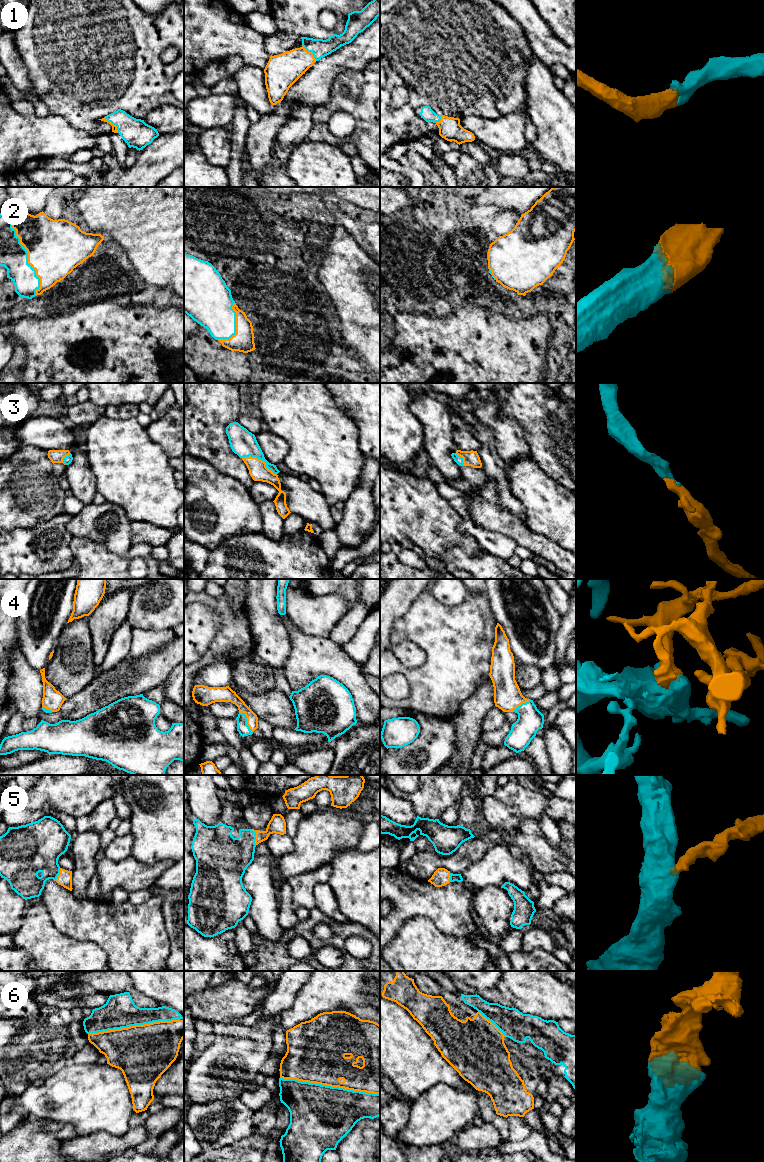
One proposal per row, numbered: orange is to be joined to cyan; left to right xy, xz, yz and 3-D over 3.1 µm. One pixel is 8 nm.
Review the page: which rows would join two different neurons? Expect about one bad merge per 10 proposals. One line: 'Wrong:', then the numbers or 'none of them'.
Wrong: none of them

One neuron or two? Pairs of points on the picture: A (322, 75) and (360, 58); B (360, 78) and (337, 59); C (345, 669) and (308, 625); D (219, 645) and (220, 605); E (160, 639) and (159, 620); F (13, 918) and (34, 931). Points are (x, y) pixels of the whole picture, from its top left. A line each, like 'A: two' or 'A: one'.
A: one
B: two
C: two
D: one
E: two
F: two

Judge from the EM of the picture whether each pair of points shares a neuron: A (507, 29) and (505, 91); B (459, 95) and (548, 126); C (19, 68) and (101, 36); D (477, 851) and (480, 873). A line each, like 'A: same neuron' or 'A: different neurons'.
A: same neuron
B: different neurons
C: different neurons
D: different neurons

